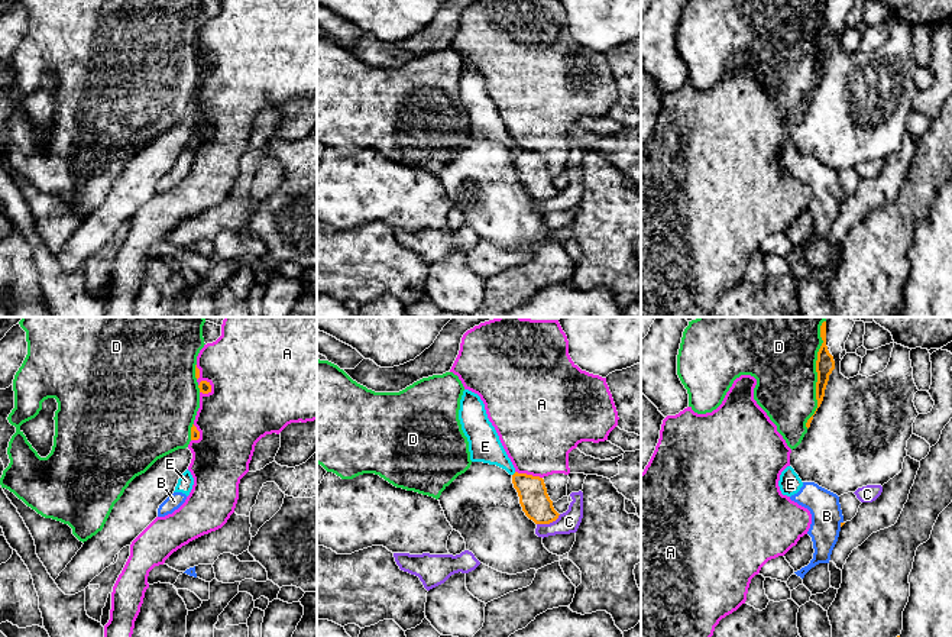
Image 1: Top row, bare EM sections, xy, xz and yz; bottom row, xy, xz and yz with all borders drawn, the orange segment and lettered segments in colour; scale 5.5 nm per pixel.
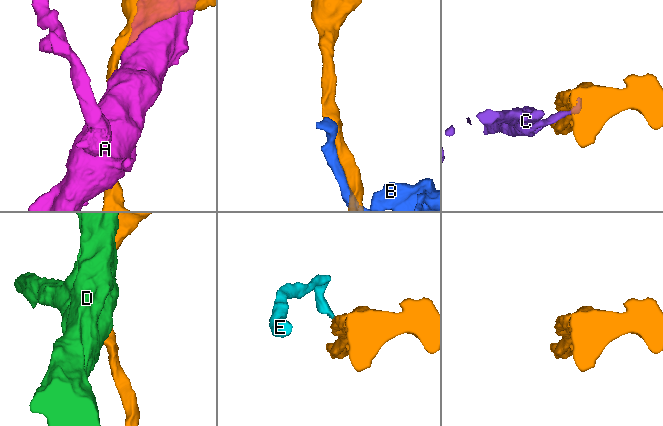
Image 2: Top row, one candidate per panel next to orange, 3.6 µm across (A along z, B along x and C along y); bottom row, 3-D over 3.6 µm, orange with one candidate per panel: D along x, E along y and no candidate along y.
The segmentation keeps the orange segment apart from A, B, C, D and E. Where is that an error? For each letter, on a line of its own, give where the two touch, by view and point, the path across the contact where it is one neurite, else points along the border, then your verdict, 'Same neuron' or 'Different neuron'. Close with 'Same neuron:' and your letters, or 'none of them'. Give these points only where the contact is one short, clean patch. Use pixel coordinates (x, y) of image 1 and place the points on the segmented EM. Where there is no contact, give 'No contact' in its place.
A: Touches orange at xy (210, 385). Different neuron
B: Touches orange at yz (841, 524). Different neuron
C: Touches orange at xz (549, 523). Different neuron
D: Touches orange at yz (818, 374). Different neuron
E: Touches orange at xz (514, 474). Boundary: xz (515, 472), (512, 475). Different neuron
Same neuron: none of them

